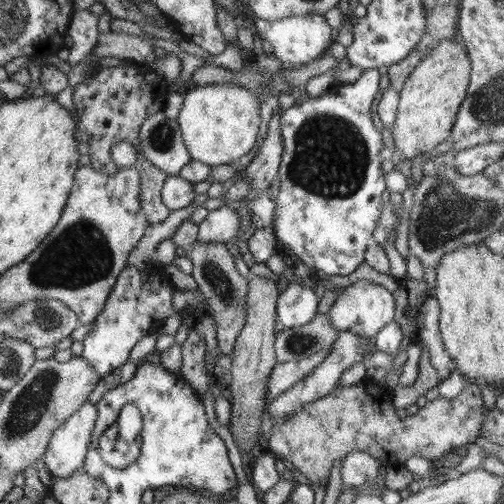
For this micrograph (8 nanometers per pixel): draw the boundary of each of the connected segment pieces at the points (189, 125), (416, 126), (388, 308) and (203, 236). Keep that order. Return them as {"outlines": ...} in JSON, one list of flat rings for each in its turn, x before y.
{"outlines":[[[212,83,188,90,184,94,177,121,191,160,211,167,237,162,256,146,260,132,260,110,259,98,239,84]],[[444,39,428,58,416,66,399,90,399,105,393,126,392,146,408,163,432,152,440,142,450,141,460,105,469,85,472,63,460,39]],[[360,279,338,294,327,314,337,332,350,331,360,337,373,339,386,323,394,321,395,300,393,294,384,286,372,283,368,279]],[[226,205,208,211,205,219,198,224,196,241,226,243,230,239,237,239,241,231,241,220,235,209]]]}

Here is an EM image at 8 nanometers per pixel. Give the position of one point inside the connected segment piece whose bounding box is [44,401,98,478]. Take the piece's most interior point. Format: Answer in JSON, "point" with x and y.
{"point":[66,452]}

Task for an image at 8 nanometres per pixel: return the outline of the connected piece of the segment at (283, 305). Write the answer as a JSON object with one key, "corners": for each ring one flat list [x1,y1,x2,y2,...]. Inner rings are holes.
{"corners":[[296,281,288,283,288,287,279,293,277,298,277,321,288,329,304,326,318,314,318,302,318,296,310,287,299,284]]}

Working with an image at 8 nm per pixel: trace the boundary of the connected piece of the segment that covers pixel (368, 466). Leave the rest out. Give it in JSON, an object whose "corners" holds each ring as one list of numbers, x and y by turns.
{"corners":[[350,452,348,458,344,458,340,468,340,476,344,487,370,487,370,490,378,492,381,488,374,484,374,481,379,476,379,466,378,462,372,456,368,456,366,452]]}

